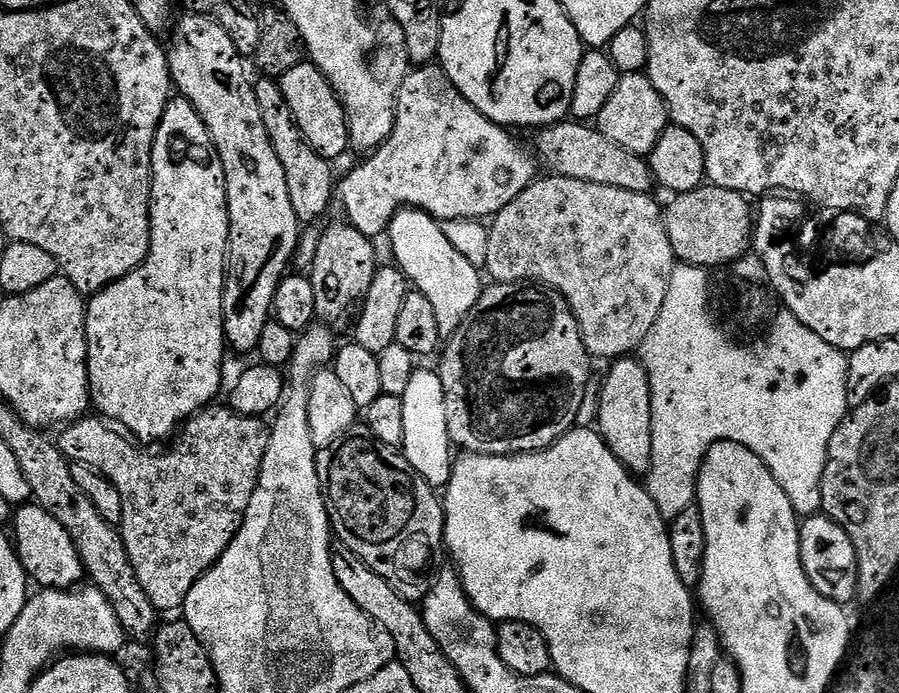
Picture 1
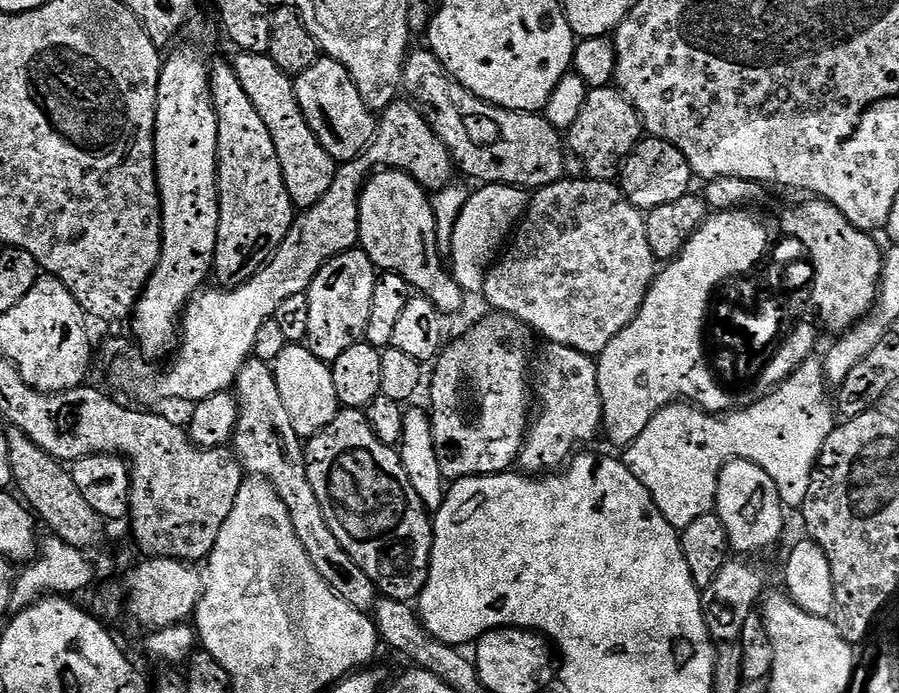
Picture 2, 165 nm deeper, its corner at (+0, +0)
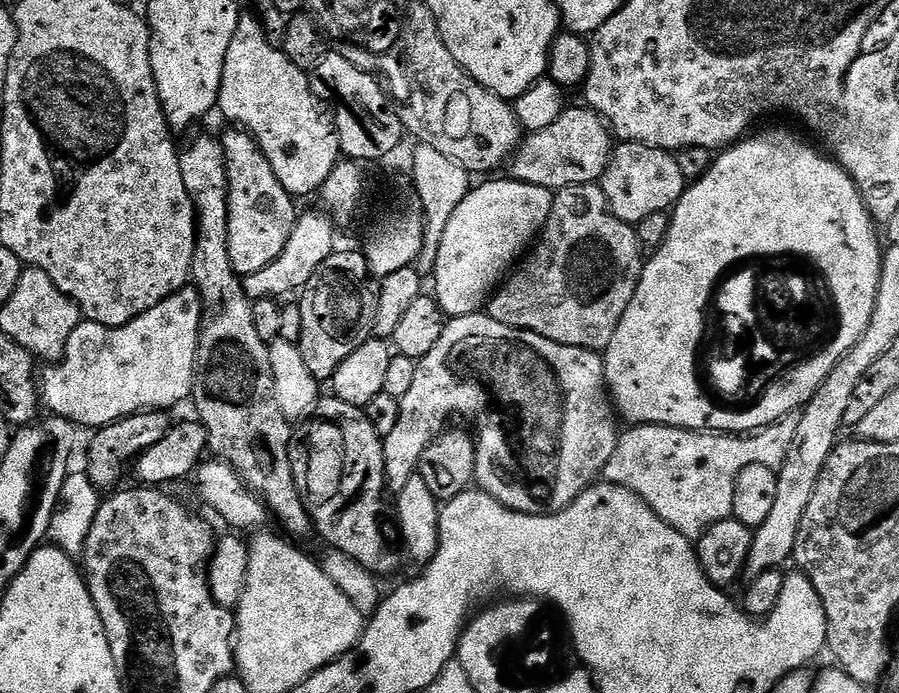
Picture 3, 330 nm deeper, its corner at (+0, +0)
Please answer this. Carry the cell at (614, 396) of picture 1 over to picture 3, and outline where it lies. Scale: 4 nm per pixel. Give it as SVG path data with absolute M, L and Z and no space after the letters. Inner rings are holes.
M768 128L765 132L758 132L751 138L733 144L731 148L723 149L706 172L685 187L682 198L671 209L668 233L662 246L655 249L645 263L640 281L636 283L634 298L630 298L630 306L626 306L626 314L622 314L618 330L614 330L614 338L610 338L607 348L603 349L604 380L608 384L608 394L612 397L619 419L629 420L629 425L661 424L671 428L688 428L692 432L707 430L717 434L759 432L782 418L799 413L810 398L818 394L818 386L830 378L830 370L838 366L854 342L862 338L866 326L870 326L874 302L878 298L882 247L877 225L860 197L856 183L844 168L819 147L811 148L794 133L784 128ZM753 258L799 258L807 262L822 277L827 291L828 288L832 291L836 316L840 321L836 324L836 337L833 340L831 337L815 356L807 357L799 365L800 372L789 371L773 380L751 408L738 414L716 412L708 408L704 400L700 400L696 380L692 380L692 348L696 348L696 336L700 336L700 308L704 308L708 284L716 284L720 275L732 265Z

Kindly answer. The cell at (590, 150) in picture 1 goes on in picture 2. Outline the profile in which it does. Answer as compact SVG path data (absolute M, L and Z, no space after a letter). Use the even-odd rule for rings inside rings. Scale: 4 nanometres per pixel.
M427 47L409 51L404 62L402 88L413 96L409 97L417 105L426 109L428 123L447 146L455 167L480 180L476 182L481 185L509 184L535 190L565 179L566 140L561 129L553 126L543 114L511 112L480 100L463 88Z

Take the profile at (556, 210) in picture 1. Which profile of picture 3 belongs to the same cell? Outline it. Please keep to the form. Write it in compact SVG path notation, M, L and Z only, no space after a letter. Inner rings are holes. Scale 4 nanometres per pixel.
M599 183L566 186L553 195L552 205L550 206L550 218L546 218L544 228L540 231L538 239L531 245L527 255L519 261L515 271L492 293L486 305L486 314L490 318L494 318L494 322L502 322L502 326L510 326L518 330L542 334L542 338L550 338L550 342L558 342L562 346L578 346L579 348L603 350L607 348L610 338L614 338L614 330L618 330L618 322L622 322L622 314L626 314L626 306L630 306L630 298L634 298L636 283L640 281L640 275L645 263L646 256L641 249L640 240L636 237L635 227L622 222L610 211L606 202L606 196L603 190L600 189Z

